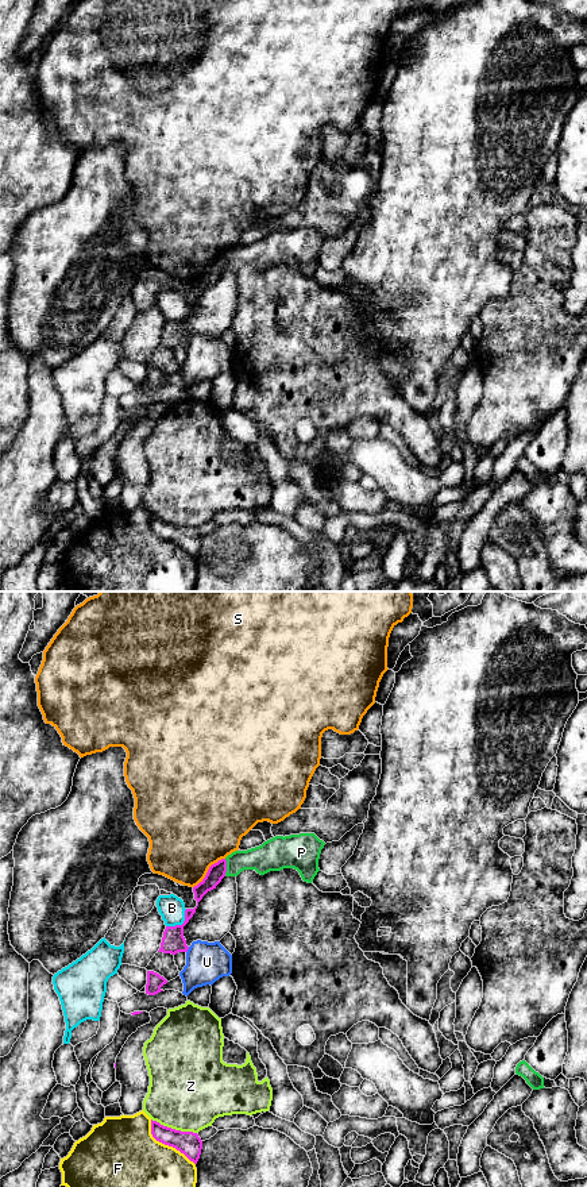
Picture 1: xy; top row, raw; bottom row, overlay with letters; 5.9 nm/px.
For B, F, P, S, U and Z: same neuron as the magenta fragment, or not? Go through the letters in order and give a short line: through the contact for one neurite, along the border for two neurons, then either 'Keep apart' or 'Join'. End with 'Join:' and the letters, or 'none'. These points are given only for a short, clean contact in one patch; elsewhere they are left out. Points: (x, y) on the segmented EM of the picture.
B: Line: xy (186, 909), (181, 924), (166, 927). Keep apart
F: Keep apart
P: Line: xy (224, 859), (226, 875). Keep apart
S: Keep apart
U: Keep apart
Z: Keep apart
Join: none

